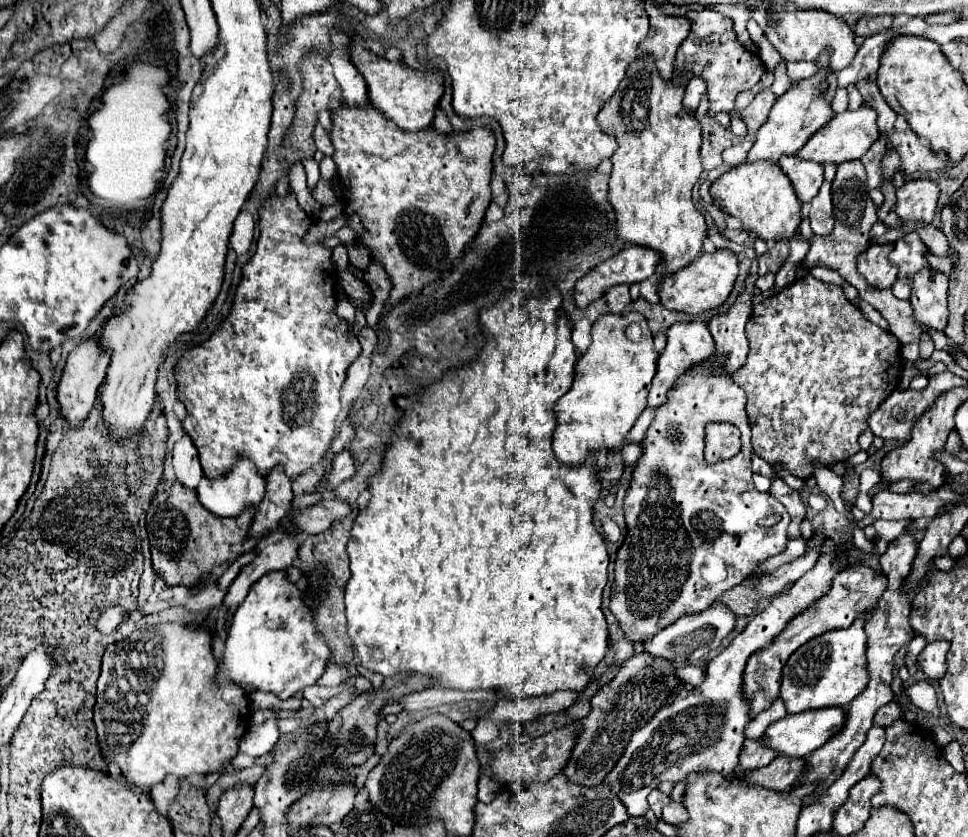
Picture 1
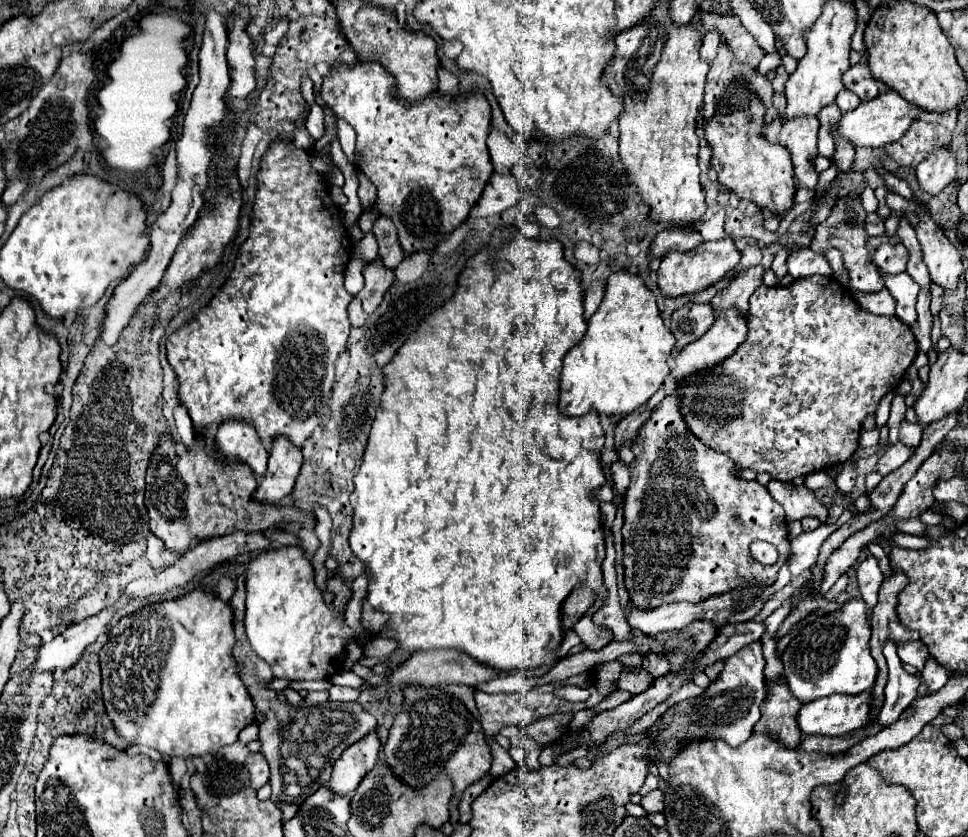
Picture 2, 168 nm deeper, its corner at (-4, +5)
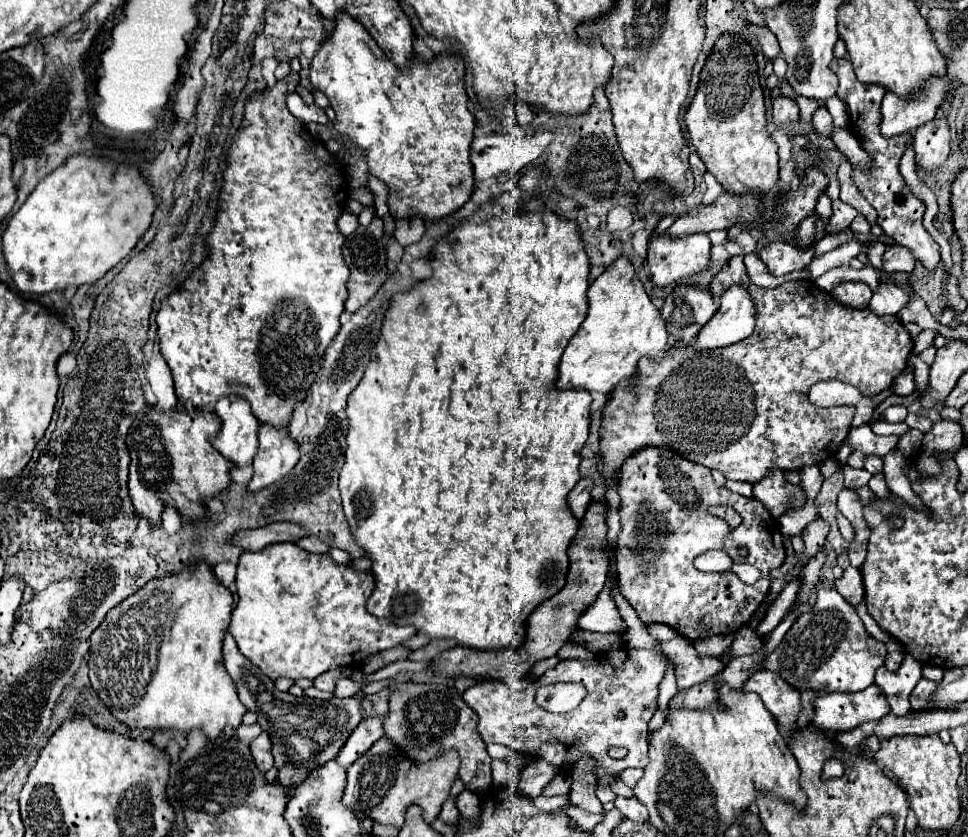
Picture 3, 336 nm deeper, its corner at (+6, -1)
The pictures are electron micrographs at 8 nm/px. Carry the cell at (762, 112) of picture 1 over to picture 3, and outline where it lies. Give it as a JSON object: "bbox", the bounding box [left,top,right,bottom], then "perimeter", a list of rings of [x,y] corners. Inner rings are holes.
{"bbox":[773,96,799,126],"perimeter":[[[779,96],[775,102],[773,102],[773,122],[777,126],[789,126],[789,124],[795,124],[799,120],[799,106],[795,100],[791,98],[785,98],[785,96]]]}

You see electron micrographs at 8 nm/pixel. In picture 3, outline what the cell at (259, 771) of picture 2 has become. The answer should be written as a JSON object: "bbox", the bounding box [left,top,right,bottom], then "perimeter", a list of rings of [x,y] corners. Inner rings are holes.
{"bbox":[251,734,273,774],"perimeter":[[[261,734],[261,736],[257,736],[257,738],[251,742],[251,754],[253,754],[253,760],[255,760],[257,768],[259,768],[263,774],[273,766],[271,740],[269,740],[267,734]]]}

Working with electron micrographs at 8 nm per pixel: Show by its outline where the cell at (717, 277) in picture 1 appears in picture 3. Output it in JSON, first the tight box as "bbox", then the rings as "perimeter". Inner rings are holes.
{"bbox":[647,234,711,288],"perimeter":[[[665,234],[661,236],[653,236],[649,238],[649,256],[647,256],[647,264],[651,270],[651,282],[657,288],[667,288],[667,286],[675,286],[681,280],[695,276],[703,270],[709,268],[711,264],[711,240],[705,234],[695,234],[695,236],[685,236],[685,238],[665,238]]]}

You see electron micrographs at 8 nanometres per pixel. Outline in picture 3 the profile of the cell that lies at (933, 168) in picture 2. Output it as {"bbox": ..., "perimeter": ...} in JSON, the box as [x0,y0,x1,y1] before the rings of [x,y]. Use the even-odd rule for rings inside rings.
{"bbox":[915,120,949,174],"perimeter":[[[931,120],[915,132],[915,164],[927,174],[933,174],[949,156],[949,126],[947,120]]]}

